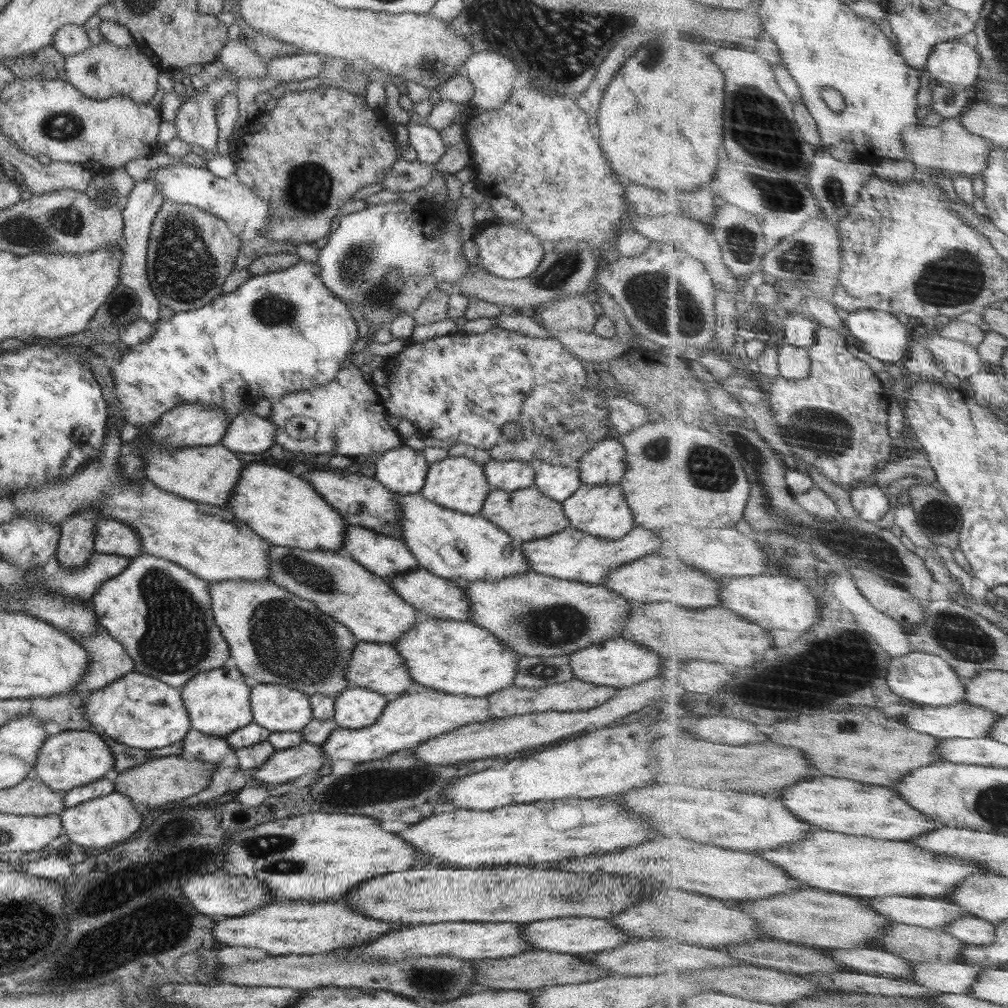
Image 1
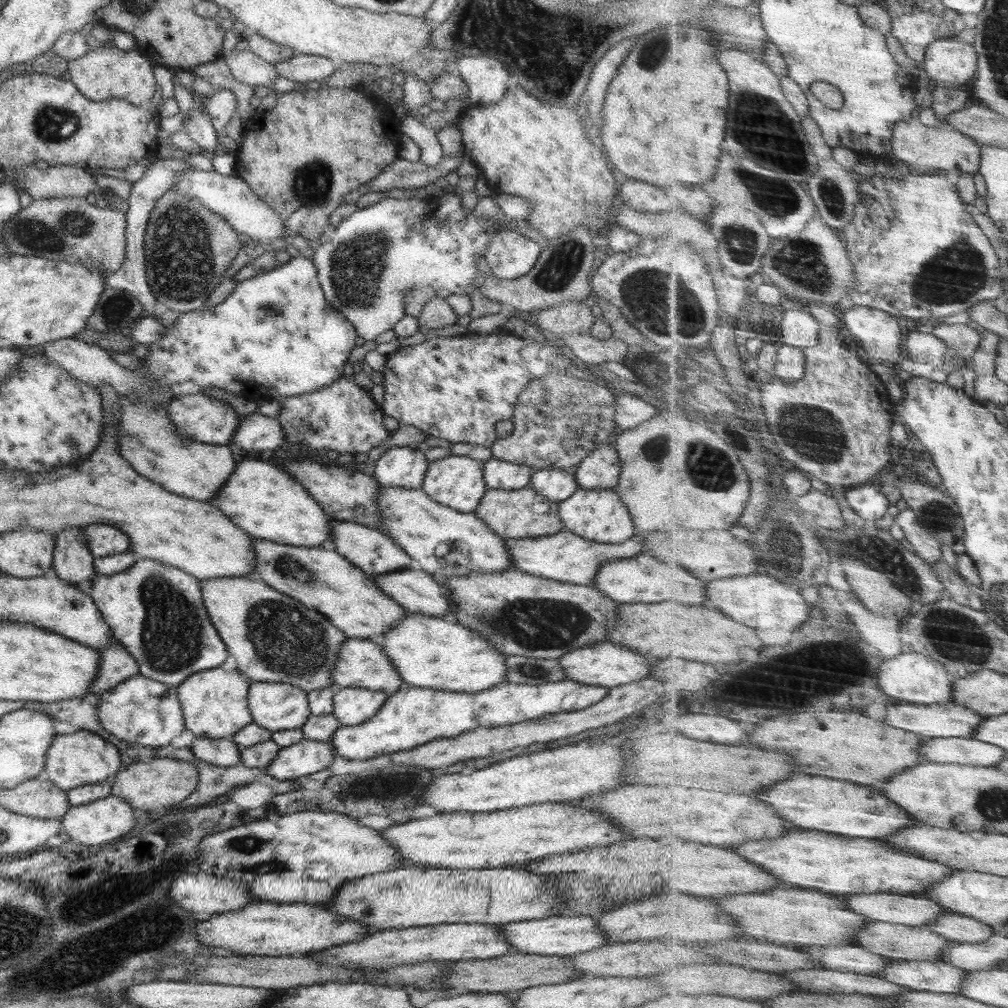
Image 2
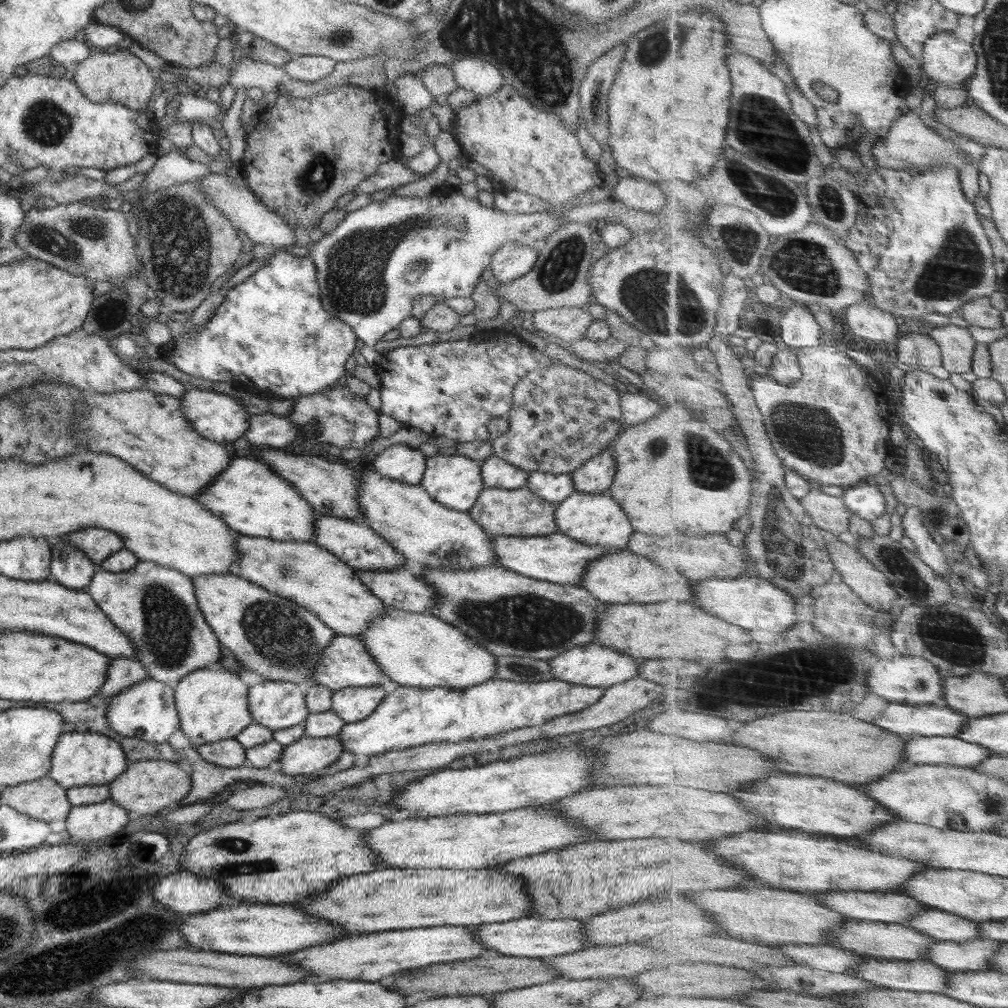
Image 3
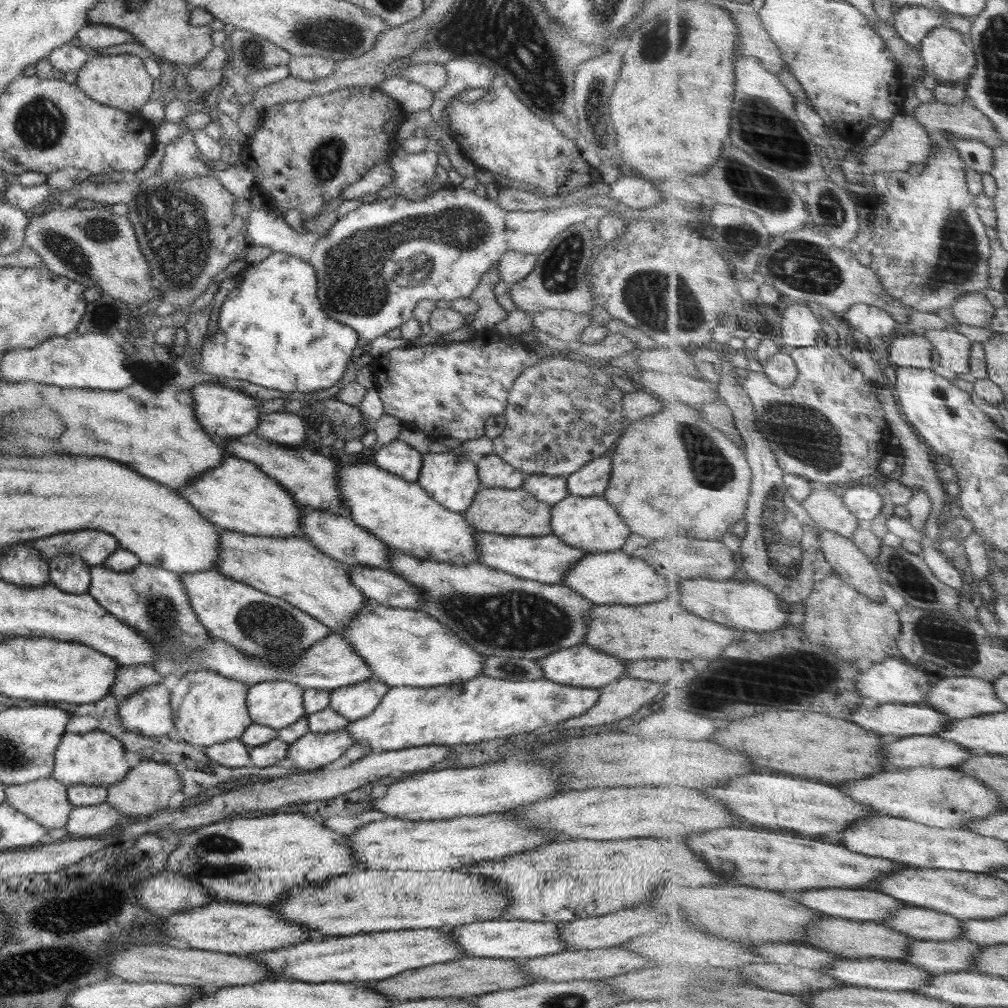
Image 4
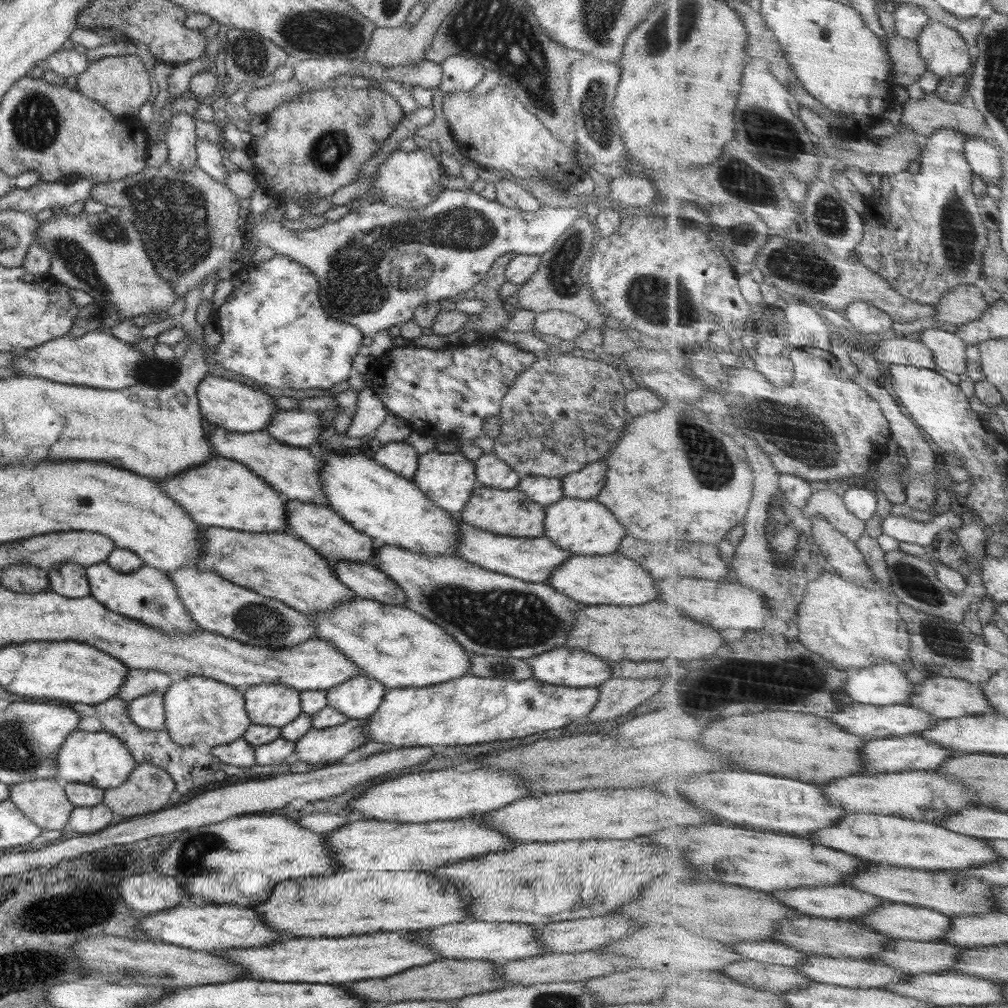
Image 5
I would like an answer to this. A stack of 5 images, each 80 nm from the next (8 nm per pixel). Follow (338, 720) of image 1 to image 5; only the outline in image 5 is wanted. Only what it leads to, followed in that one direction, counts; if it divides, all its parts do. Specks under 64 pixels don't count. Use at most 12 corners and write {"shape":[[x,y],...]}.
{"shape":[[358,675],[327,690],[349,719],[378,711],[388,688]]}

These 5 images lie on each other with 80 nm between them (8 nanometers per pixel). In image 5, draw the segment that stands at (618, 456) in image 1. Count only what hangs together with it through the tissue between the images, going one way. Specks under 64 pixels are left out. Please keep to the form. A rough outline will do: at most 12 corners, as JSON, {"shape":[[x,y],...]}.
{"shape":[[604,458],[563,476],[563,496],[595,500],[605,483]]}

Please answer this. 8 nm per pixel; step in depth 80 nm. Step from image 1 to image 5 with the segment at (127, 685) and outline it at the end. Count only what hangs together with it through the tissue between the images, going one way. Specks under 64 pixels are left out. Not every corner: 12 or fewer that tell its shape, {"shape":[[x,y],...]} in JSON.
{"shape":[[163,694],[127,703],[134,726],[166,731]]}

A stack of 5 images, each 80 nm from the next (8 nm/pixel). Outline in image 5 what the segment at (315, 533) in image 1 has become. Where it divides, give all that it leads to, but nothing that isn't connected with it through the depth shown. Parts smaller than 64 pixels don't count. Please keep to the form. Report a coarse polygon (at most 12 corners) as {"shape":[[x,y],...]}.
{"shape":[[214,455],[157,482],[192,521],[287,532],[288,499]]}

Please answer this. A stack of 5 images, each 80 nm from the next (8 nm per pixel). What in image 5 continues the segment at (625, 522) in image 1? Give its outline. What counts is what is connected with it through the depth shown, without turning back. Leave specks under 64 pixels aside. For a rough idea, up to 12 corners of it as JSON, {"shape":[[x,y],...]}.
{"shape":[[597,500],[545,508],[543,536],[574,555],[612,554],[626,536]]}

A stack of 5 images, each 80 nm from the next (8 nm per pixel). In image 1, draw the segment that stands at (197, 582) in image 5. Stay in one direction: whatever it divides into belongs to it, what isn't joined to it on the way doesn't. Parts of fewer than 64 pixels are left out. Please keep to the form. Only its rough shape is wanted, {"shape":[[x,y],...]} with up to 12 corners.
{"shape":[[270,580],[213,582],[251,683],[332,698],[359,639]]}

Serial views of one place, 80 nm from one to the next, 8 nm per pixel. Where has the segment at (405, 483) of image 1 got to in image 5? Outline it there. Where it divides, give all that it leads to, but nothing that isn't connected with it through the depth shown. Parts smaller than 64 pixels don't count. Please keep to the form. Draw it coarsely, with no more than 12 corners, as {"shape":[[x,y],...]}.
{"shape":[[405,441],[374,447],[371,457],[411,479],[419,452]]}

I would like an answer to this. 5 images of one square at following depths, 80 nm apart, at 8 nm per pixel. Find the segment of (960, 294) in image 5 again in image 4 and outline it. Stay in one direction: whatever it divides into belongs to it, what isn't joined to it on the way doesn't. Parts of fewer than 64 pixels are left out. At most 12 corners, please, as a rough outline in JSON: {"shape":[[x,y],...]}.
{"shape":[[971,292],[954,304],[960,323],[986,327],[998,309],[986,292]]}

